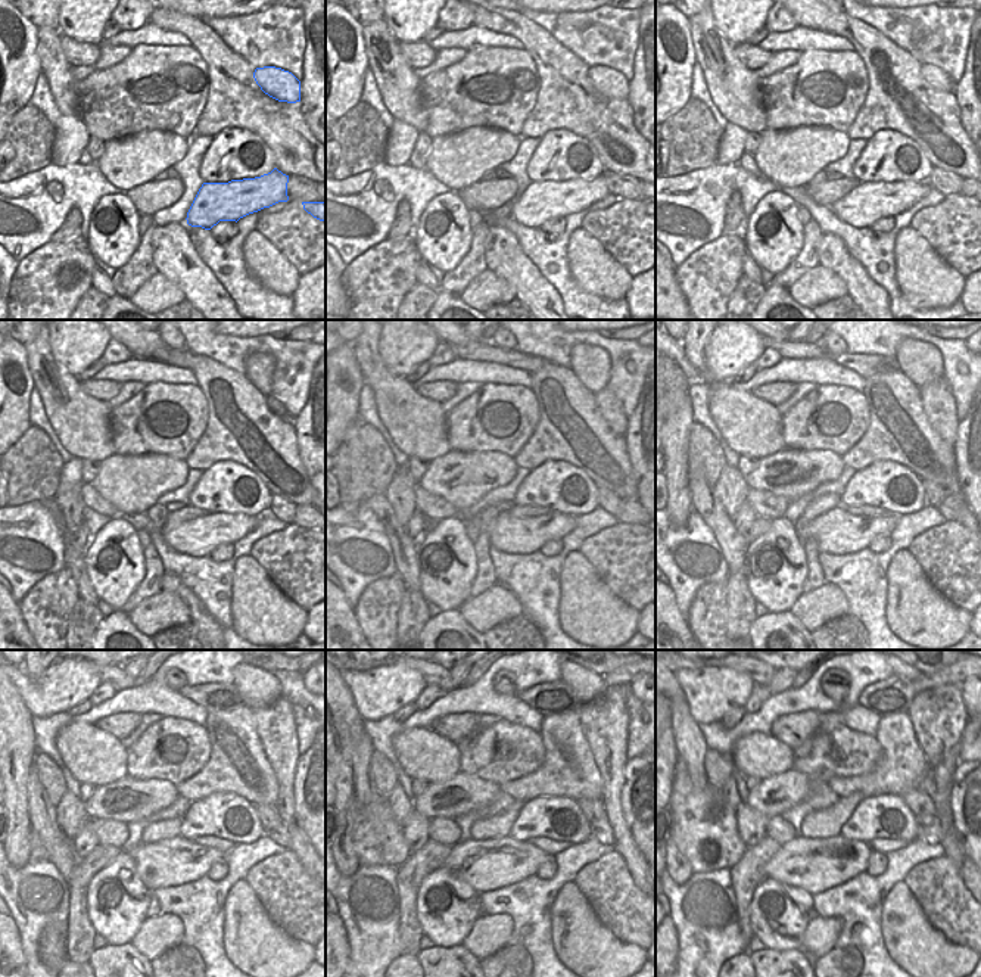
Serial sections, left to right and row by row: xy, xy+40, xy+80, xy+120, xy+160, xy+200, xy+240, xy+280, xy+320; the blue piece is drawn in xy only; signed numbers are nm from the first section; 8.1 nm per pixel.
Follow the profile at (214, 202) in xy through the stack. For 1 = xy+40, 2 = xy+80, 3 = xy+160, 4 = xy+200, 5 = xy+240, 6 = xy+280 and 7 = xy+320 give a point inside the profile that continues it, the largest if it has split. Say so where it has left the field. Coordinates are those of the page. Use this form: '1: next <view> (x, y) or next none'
1: next xy+40 (539, 202)
2: next xy+80 (862, 207)
3: next xy+160 (511, 535)
4: next xy+200 (838, 532)
5: next xy+240 (177, 861)
6: next xy+280 (486, 865)
7: next xy+320 (815, 865)

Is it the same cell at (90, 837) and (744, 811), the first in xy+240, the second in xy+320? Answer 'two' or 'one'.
one

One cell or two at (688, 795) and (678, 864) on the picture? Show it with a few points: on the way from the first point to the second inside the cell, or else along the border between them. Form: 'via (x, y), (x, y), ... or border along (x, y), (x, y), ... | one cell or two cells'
border along (670, 827), (673, 843), (693, 873) | two cells

